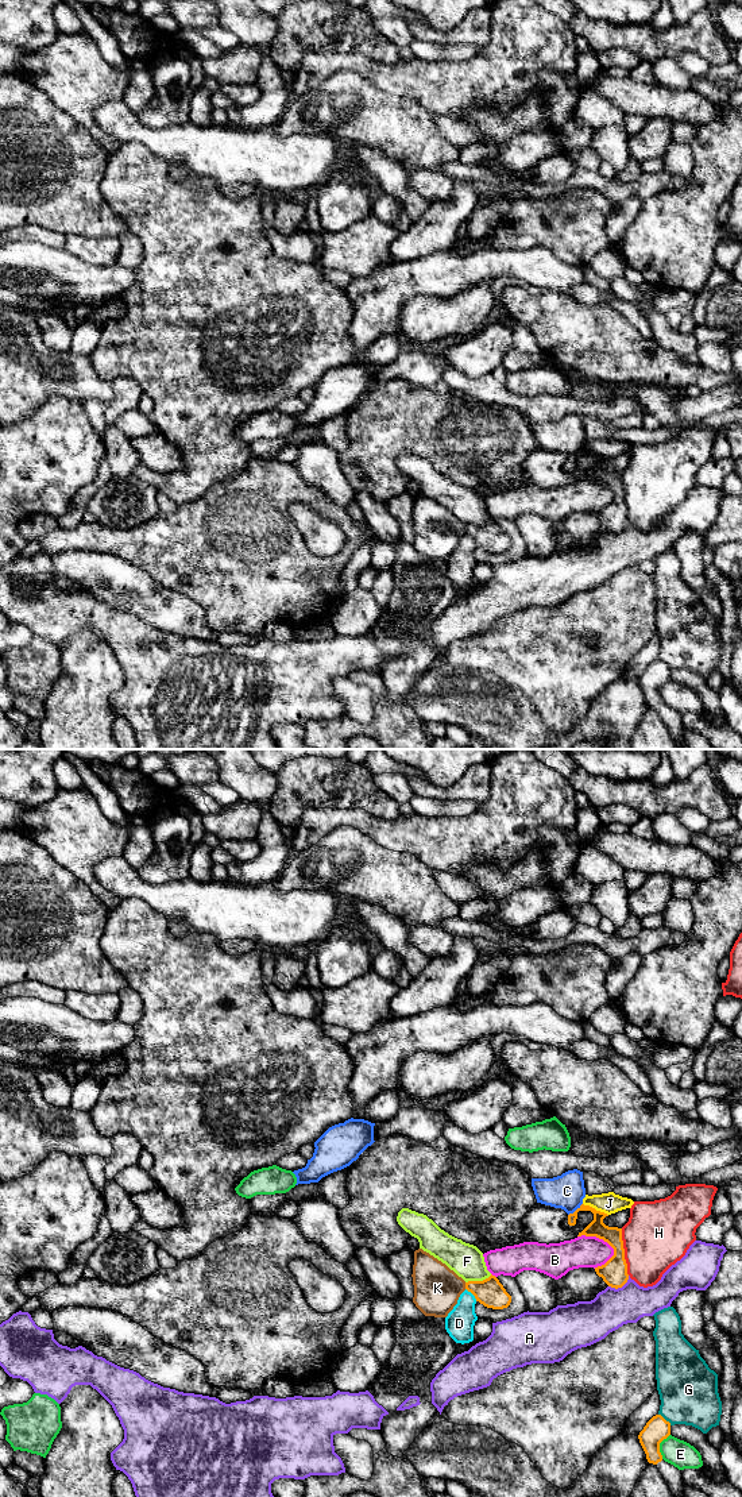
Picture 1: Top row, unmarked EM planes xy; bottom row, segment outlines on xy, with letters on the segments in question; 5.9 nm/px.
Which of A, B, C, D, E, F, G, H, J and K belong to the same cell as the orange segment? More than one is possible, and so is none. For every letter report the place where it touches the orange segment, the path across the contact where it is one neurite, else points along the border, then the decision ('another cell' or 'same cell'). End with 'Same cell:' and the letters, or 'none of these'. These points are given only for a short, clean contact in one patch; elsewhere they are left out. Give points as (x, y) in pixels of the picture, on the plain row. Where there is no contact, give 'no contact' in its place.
A: meets orange in xy at (619, 531); another cell
B: meets orange in xy at (598, 481); another cell
C: meets orange in xy at (576, 454); border along xy (582, 447), (568, 459); another cell
D: meets orange in xy at (472, 537); another cell
E: meets orange in xy at (659, 690); another cell
F: meets orange in xy at (478, 525); another cell
G: meets orange in xy at (664, 663); another cell
H: meets orange in xy at (623, 496); another cell
J: meets orange in xy at (594, 452); another cell
K: meets orange in xy at (466, 529); border along xy (464, 527), (466, 532); another cell
Same cell: none of these

